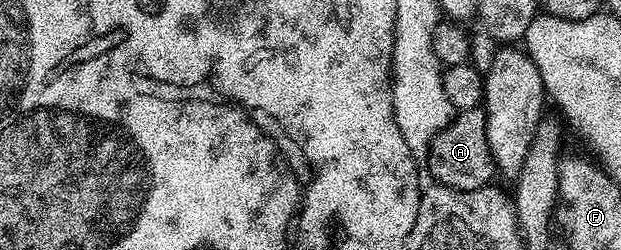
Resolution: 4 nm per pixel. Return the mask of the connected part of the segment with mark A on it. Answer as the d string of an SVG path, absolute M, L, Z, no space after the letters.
M482 108L464 109L454 114L453 120L440 130L431 141L429 162L436 182L445 187L461 191L484 188L497 170L491 159L491 148L487 145L487 114Z

